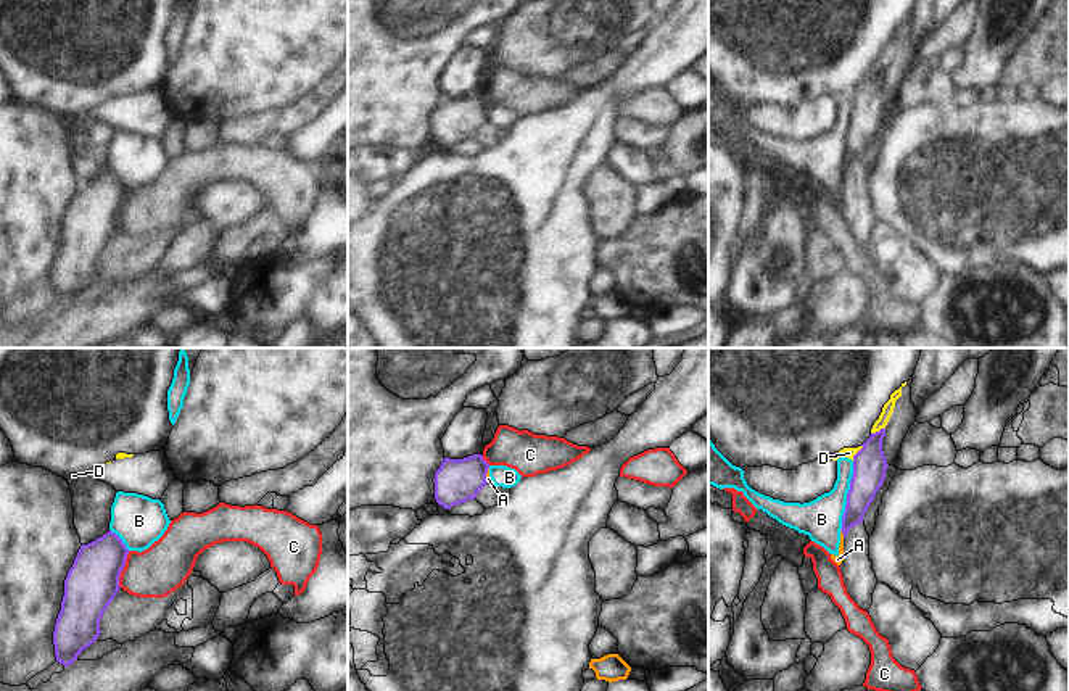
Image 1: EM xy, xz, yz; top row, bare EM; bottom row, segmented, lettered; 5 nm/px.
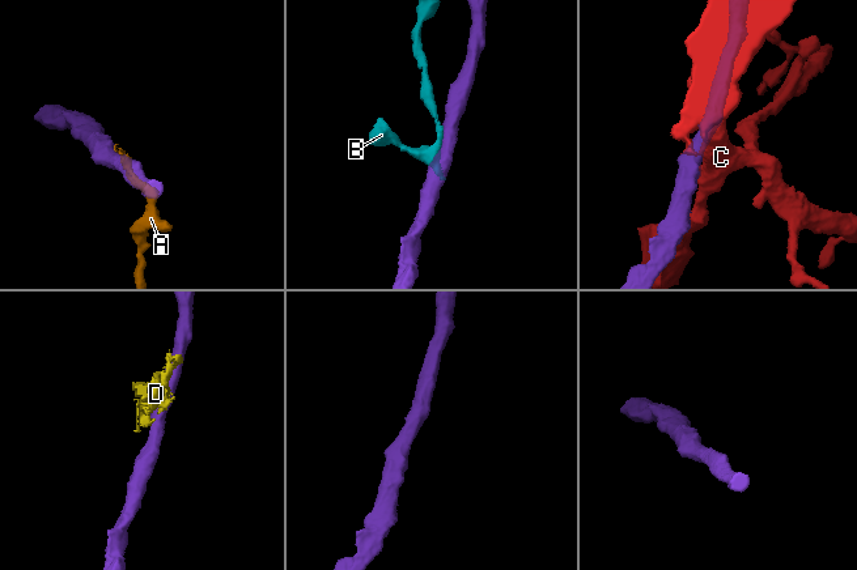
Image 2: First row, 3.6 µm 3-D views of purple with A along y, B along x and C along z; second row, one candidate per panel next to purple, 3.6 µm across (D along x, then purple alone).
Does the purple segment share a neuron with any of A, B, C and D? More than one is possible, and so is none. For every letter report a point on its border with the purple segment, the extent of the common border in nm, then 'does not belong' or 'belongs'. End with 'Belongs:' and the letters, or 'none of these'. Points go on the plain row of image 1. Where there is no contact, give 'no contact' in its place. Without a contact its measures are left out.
A: yz (842, 173) | 40 nm | does not belong
B: yz (847, 134) | 360 nm | does not belong
C: xy (123, 206) | 190 nm | does not belong
D: yz (857, 92) | 90 nm | does not belong
Belongs: none of these

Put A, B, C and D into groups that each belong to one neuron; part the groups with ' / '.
A B / C / D

